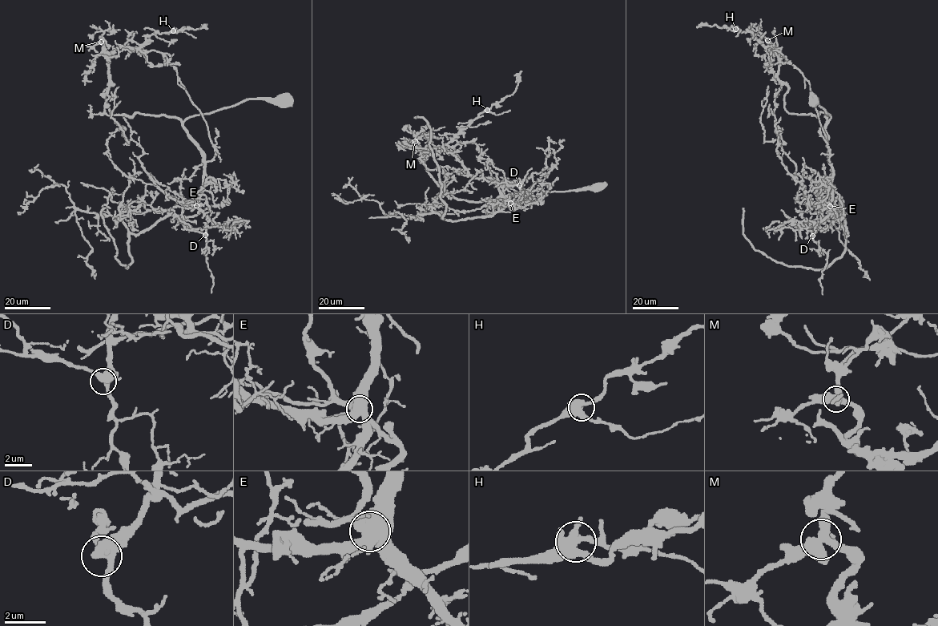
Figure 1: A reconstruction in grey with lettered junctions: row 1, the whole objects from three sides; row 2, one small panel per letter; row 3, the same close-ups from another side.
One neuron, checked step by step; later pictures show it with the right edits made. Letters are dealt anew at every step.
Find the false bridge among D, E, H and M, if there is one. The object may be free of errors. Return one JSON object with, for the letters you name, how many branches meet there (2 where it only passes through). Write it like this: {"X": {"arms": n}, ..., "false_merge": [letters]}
{"E": {"arms": 4}, "false_merge": ["E"]}

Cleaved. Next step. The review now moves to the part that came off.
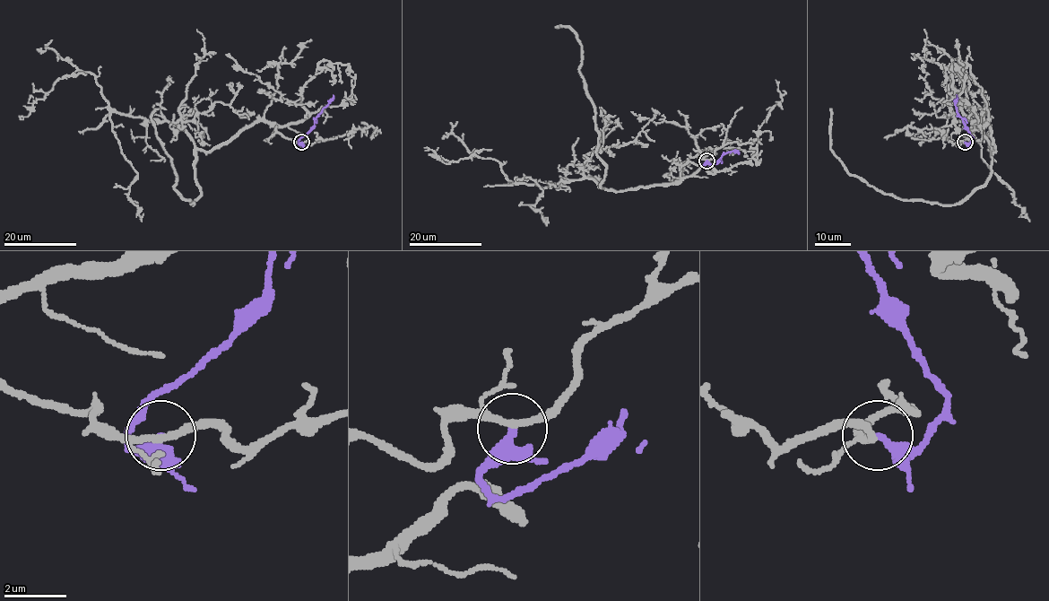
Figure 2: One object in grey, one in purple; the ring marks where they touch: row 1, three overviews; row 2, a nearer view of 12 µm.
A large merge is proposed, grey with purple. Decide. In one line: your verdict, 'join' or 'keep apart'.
keep apart

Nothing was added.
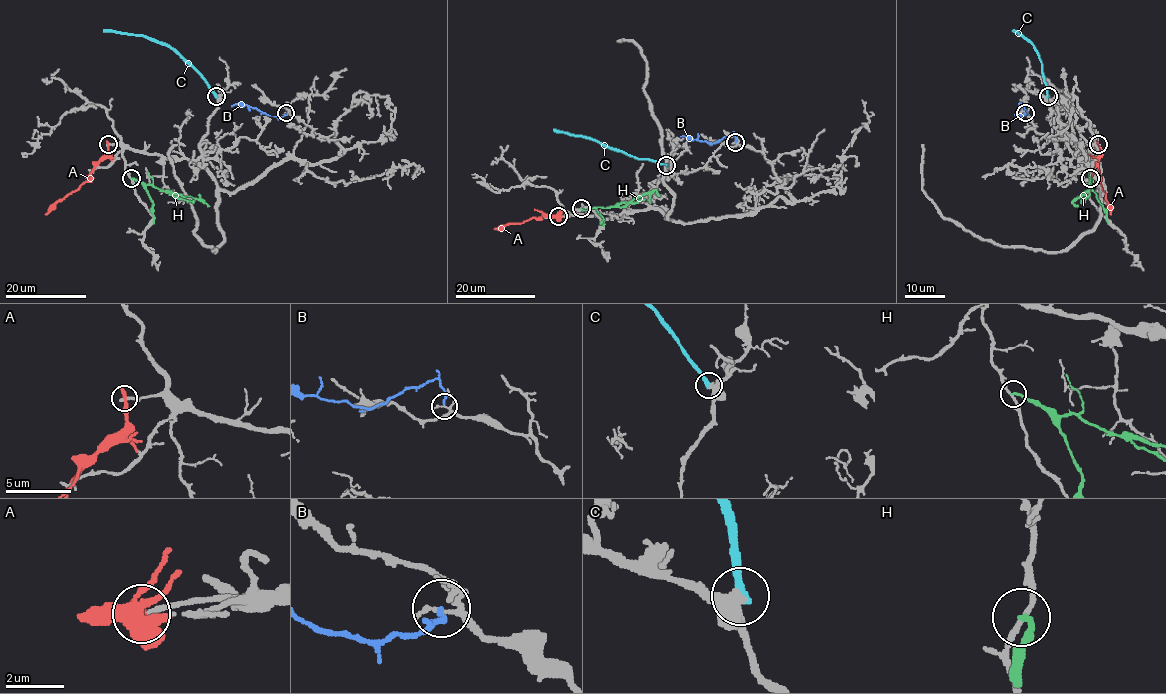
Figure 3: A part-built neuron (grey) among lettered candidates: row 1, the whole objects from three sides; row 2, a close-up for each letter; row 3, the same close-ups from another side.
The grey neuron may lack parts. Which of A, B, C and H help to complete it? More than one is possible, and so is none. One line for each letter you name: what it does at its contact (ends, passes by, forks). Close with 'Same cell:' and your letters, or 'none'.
Same cell: none

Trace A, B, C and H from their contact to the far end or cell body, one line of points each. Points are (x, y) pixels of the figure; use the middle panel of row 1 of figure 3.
A: (557, 216), (557, 220), (554, 217), (535, 218), (494, 229)
B: (736, 142), (733, 134), (713, 143), (680, 136)
C: (666, 164), (636, 158), (592, 139), (553, 129)
H: (582, 209), (610, 208), (655, 190), (658, 196)

